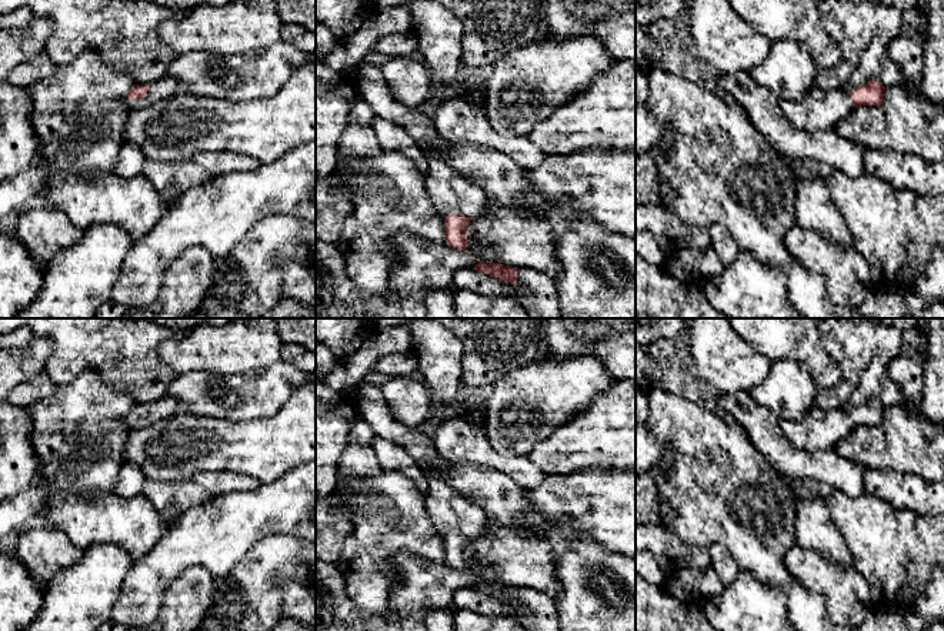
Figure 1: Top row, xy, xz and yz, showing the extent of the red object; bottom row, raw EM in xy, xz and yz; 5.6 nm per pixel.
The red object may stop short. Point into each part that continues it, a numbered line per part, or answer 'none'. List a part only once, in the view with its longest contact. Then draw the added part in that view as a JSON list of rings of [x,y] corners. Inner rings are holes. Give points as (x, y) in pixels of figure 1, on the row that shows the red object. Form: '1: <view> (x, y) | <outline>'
1: xy (164, 87) | [[[171,77],[160,79],[150,84],[150,90],[139,100],[123,99],[123,104],[129,108],[141,108],[159,100],[173,96],[177,91],[177,81]]]

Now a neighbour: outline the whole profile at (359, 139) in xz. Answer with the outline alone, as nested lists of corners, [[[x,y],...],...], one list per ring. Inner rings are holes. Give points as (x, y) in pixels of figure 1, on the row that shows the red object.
[[[354,79],[350,81],[357,91],[356,104],[348,114],[348,123],[338,140],[338,154],[343,157],[374,157],[383,153],[377,134],[371,126],[376,118],[374,111],[361,99]]]

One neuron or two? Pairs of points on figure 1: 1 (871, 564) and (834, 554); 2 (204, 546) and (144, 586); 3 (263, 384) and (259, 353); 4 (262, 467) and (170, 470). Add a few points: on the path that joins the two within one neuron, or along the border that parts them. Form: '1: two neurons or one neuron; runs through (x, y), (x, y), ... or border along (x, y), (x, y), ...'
1: two neurons; border along (837, 528), (854, 567)
2: one neuron; runs through (189, 546), (180, 547), (157, 570)
3: two neurons; border along (282, 359), (262, 369), (227, 374)
4: one neuron; runs through (239, 458), (193, 458)

